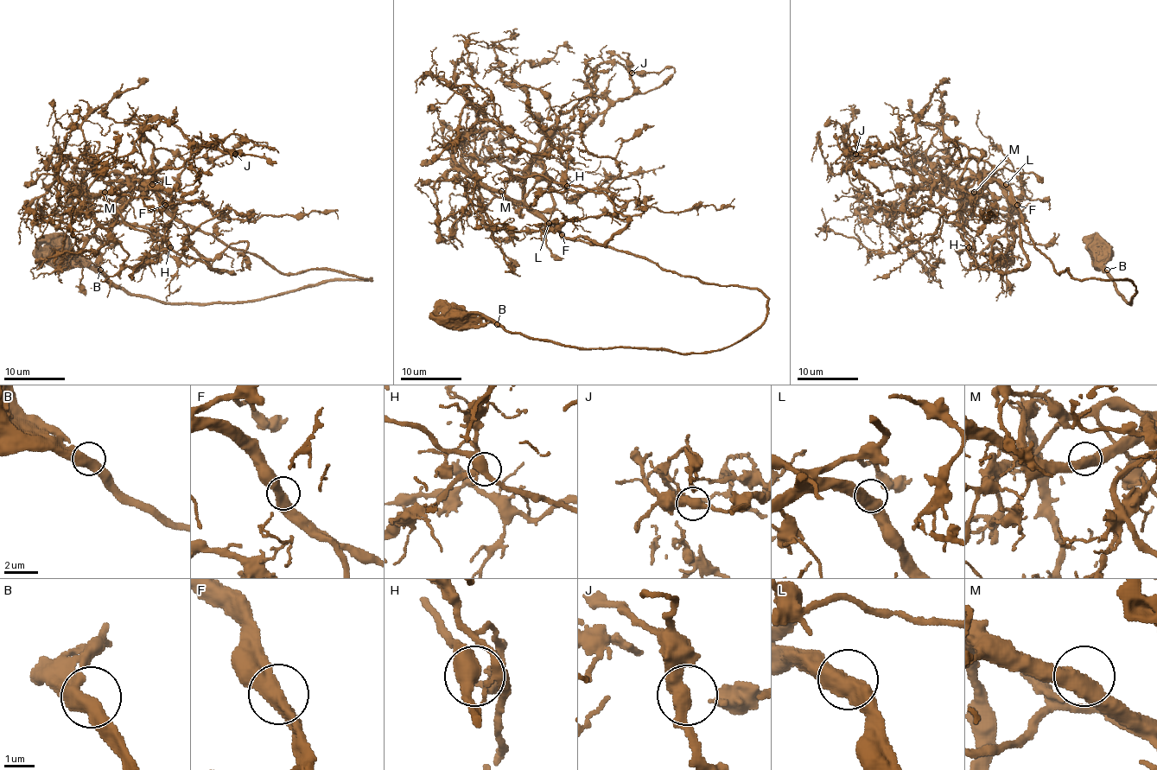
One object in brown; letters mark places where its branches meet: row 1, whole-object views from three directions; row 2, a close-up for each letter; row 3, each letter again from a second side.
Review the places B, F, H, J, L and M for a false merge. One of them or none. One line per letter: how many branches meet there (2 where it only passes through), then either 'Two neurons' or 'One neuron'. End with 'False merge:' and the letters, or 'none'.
B: Branches: 2. One neuron
F: Branches: 2. One neuron
H: Branches: 2. One neuron
J: Branches: 2. One neuron
L: Branches: 2. One neuron
M: Branches: 2. One neuron
False merge: none

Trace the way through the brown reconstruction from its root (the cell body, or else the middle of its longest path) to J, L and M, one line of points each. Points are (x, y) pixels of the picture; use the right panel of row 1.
J: (1102, 251), (1103, 270), (1131, 303), (1129, 281), (1058, 273), (1001, 184), (921, 180), (837, 140), (855, 154)
L: (1102, 251), (1107, 250), (1103, 270), (1131, 303), (1135, 287), (1129, 281), (1058, 273), (1033, 244), (1006, 184)
M: (1102, 251), (1103, 270), (1131, 303), (1129, 281), (1058, 273), (998, 181), (974, 192)

